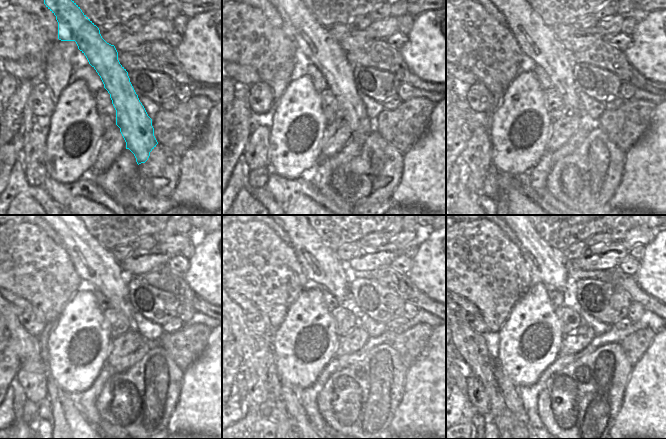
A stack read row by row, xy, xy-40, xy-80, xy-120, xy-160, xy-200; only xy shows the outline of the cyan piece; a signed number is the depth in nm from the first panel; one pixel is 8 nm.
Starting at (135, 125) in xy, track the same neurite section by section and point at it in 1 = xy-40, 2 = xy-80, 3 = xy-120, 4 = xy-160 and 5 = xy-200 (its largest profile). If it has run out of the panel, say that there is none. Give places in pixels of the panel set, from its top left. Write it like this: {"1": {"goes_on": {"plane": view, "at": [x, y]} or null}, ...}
{"1": {"goes_on": {"plane": "xy-40", "at": [314, 40]}}, "2": {"goes_on": {"plane": "xy-80", "at": [536, 39]}}, "3": {"goes_on": {"plane": "xy-120", "at": [94, 263]}}, "4": {"goes_on": {"plane": "xy-160", "at": [320, 264]}}, "5": {"goes_on": {"plane": "xy-200", "at": [547, 265]}}}

